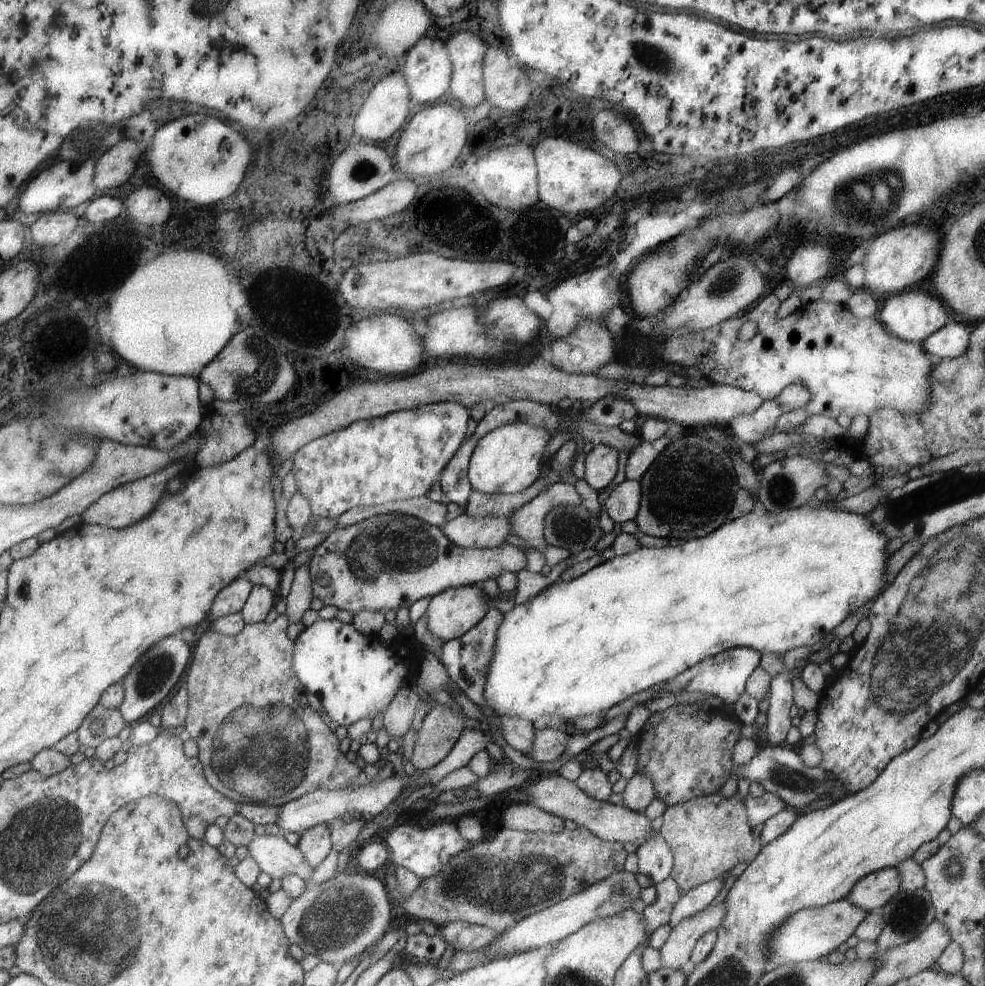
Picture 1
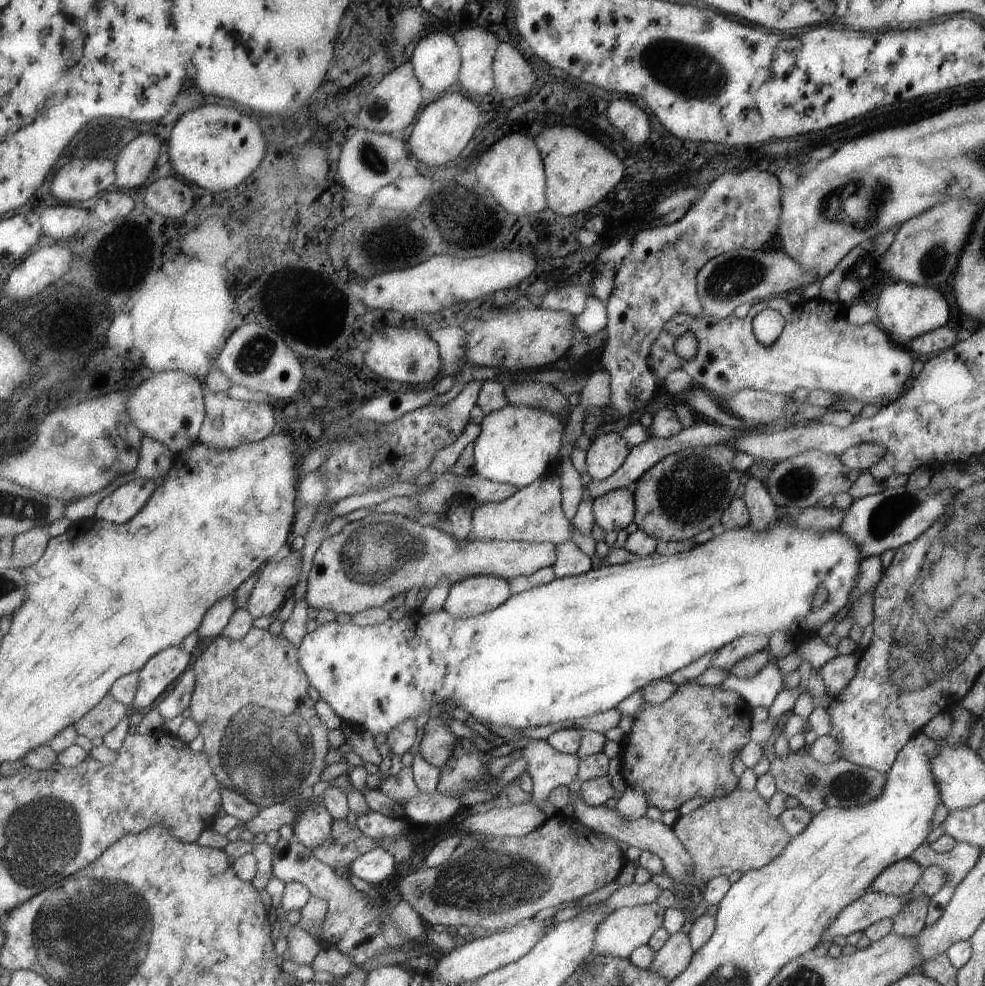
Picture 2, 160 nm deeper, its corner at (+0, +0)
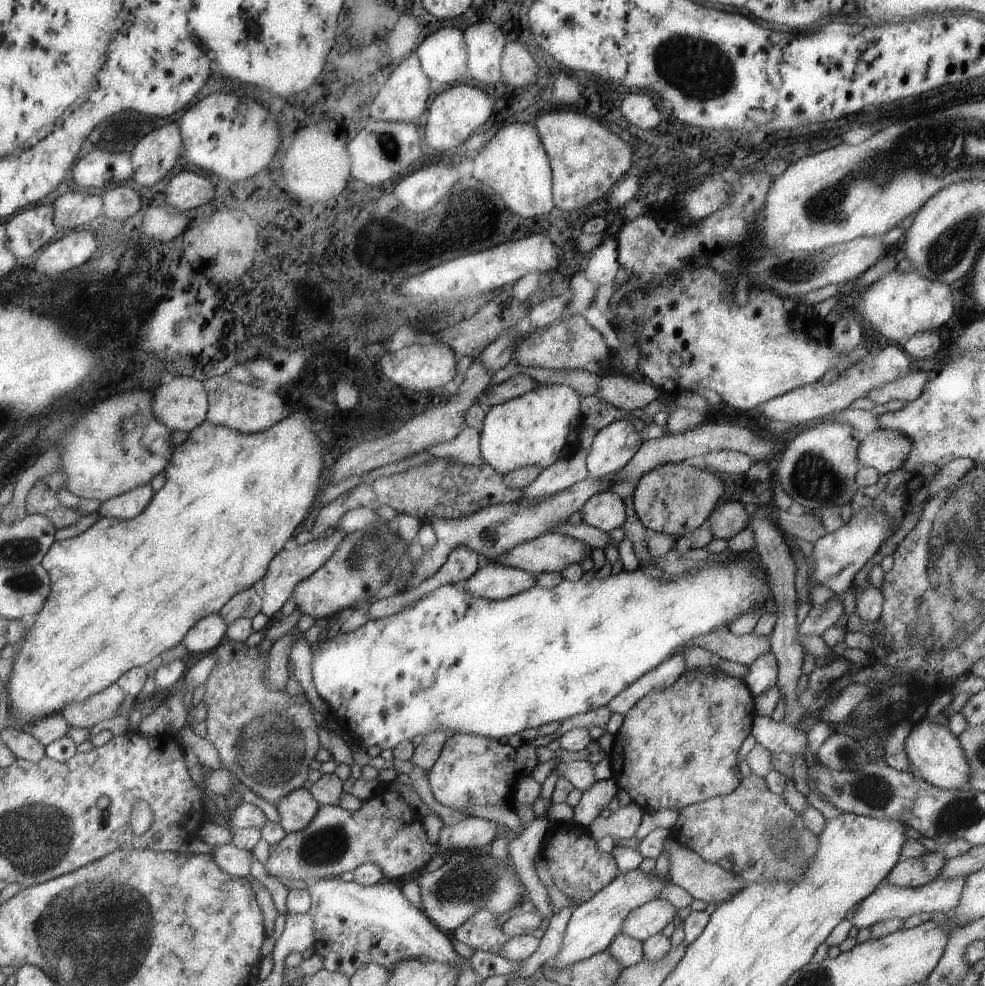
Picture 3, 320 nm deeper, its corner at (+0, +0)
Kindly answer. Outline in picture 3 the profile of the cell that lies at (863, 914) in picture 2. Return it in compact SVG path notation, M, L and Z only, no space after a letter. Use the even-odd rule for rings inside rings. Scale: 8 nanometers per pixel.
M965 875L950 879L934 879L932 882L917 887L900 888L891 885L878 885L871 894L859 902L851 916L851 925L857 930L870 928L875 922L897 918L905 921L916 913L943 912L950 914L957 906L965 884Z

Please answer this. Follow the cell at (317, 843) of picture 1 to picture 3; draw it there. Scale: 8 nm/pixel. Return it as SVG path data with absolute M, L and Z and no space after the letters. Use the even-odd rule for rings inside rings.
M299 787L285 794L274 807L279 816L278 824L285 833L291 833L303 830L311 822L320 805L309 791Z

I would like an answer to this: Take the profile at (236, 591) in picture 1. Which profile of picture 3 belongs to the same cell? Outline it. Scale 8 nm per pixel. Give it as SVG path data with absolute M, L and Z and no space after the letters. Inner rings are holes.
M209 614L191 626L180 644L187 651L187 656L213 651L224 640L226 626L227 622L219 614Z

